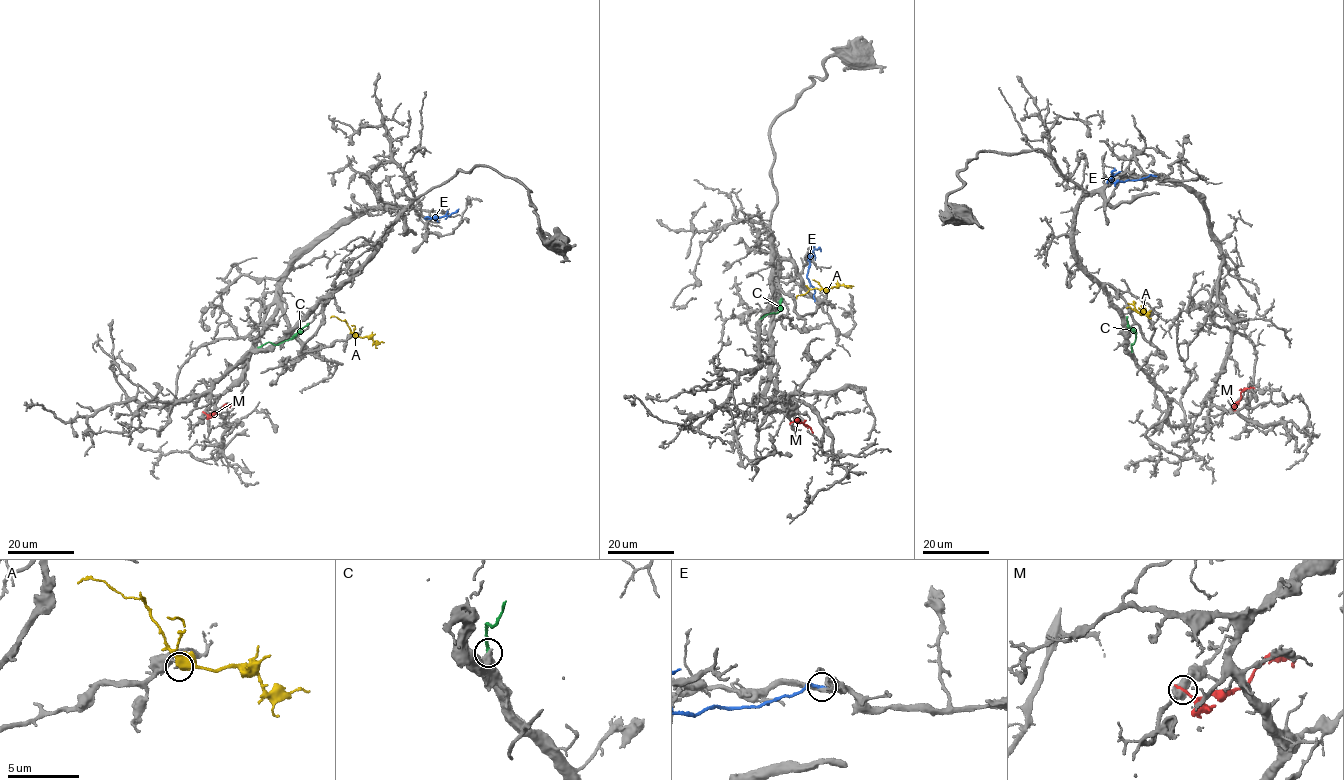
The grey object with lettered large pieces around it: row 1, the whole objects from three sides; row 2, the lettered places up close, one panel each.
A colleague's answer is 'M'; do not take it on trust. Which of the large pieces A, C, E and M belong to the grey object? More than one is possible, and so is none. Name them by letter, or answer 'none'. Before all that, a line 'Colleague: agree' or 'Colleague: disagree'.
Colleague: disagree
none

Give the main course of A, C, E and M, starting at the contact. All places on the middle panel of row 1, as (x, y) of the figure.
A: (826, 292), (810, 289), (796, 298)
C: (761, 318), (778, 312), (782, 299)
E: (814, 297), (815, 292), (807, 277), (809, 255), (819, 247), (820, 250)
M: (791, 422), (804, 423), (813, 432)

